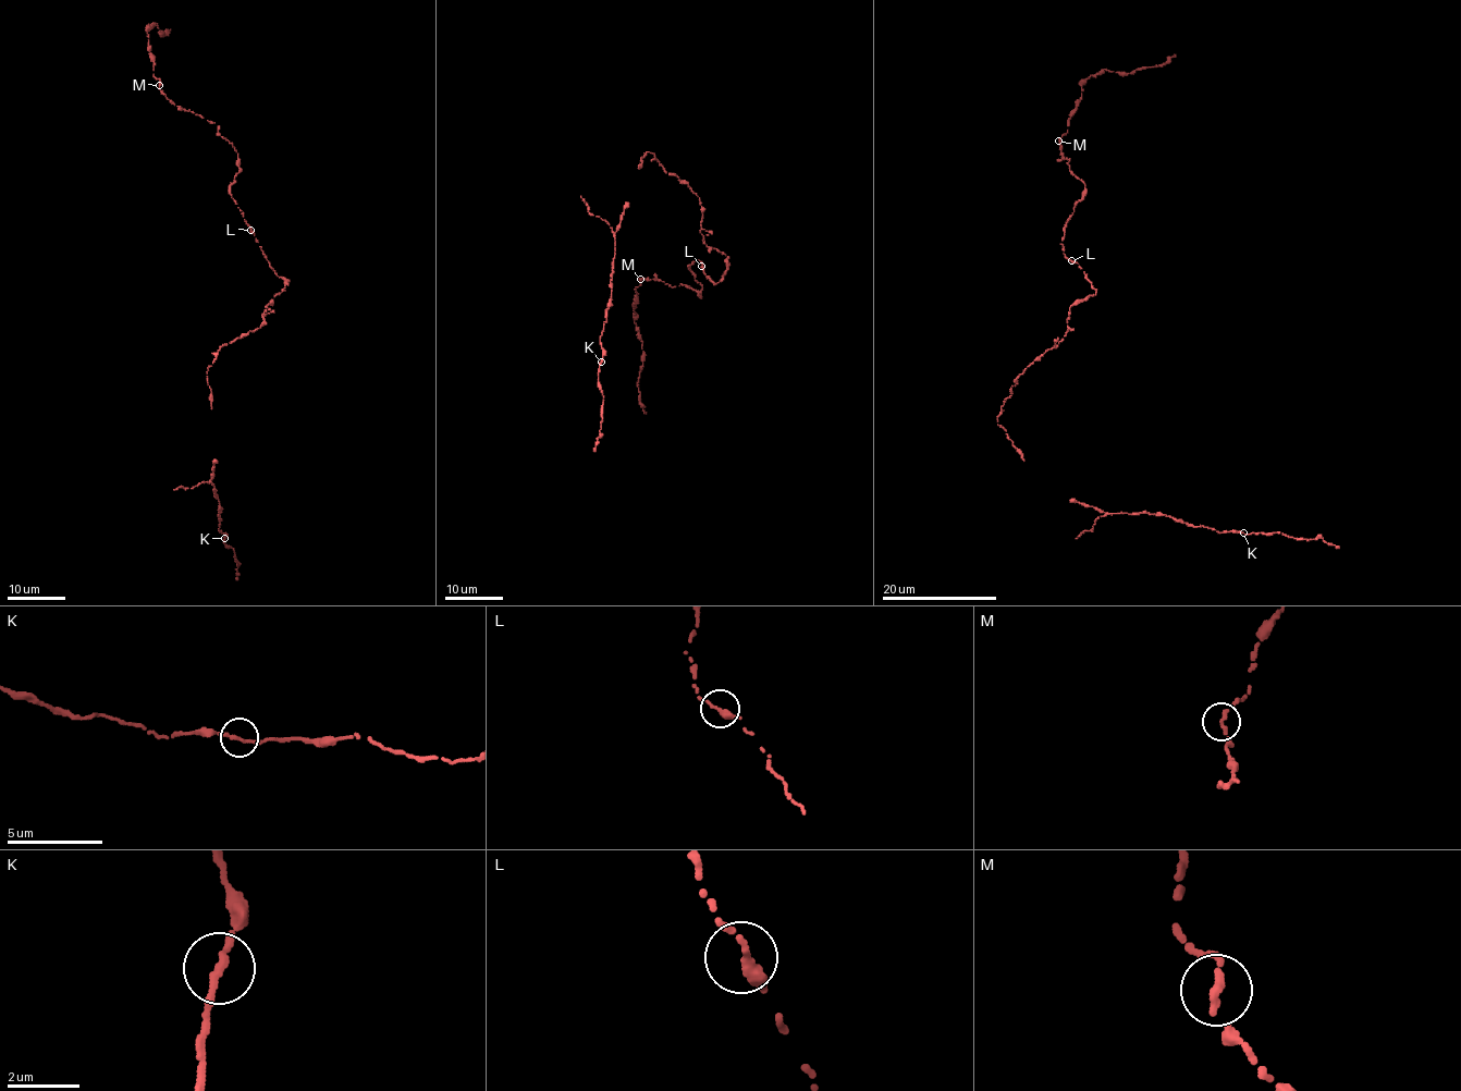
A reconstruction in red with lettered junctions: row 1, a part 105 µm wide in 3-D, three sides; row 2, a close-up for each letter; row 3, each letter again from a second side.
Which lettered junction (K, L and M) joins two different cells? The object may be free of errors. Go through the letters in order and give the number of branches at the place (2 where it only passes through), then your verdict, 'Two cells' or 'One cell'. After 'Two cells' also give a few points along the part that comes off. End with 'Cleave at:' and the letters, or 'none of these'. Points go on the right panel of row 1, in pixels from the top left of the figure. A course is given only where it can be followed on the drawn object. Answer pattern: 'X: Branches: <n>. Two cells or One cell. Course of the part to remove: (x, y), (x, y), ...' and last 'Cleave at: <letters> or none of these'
K: Branches: 2. One cell
L: Branches: 2. One cell
M: Branches: 2. Two cells. Course of the part to remove: (1059, 141), (1088, 78), (1105, 69), (1131, 73), (1162, 65), (1176, 54)
Cleave at: M

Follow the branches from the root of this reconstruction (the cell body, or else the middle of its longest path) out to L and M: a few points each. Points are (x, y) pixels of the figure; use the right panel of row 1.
L: (1065, 335), (1071, 306), (1095, 295), (1096, 291), (1078, 264), (1071, 260)
M: (1065, 335), (1071, 306), (1096, 291), (1064, 254), (1065, 224), (1085, 184), (1063, 159), (1059, 141)

